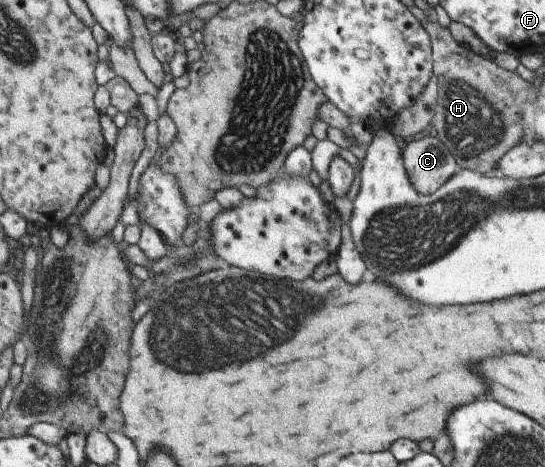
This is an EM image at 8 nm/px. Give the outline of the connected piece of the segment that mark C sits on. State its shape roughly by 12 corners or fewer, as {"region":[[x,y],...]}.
{"region":[[438,136],[402,145],[420,194],[436,192],[460,169]]}

